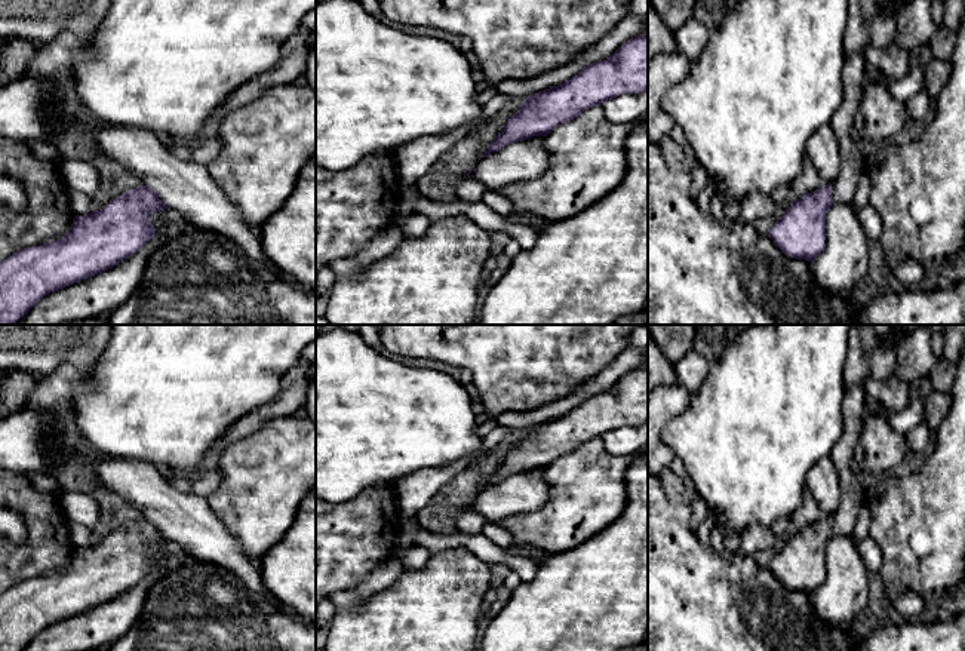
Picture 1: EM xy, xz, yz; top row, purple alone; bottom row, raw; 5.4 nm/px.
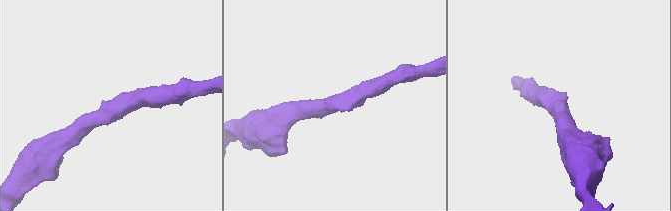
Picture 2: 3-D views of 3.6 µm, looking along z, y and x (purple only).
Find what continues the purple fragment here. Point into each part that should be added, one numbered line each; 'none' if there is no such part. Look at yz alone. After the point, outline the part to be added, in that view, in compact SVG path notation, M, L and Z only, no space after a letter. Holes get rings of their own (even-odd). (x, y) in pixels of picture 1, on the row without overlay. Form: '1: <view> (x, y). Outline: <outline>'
1: yz (853, 487). Outline: M863 384L851 387L845 393L842 414L843 414L843 434L838 445L832 449L832 460L835 461L842 488L842 500L838 510L832 515L833 535L852 537L858 512L866 504L867 480L857 476L851 470L855 446L863 430L863 411L866 406L866 394Z

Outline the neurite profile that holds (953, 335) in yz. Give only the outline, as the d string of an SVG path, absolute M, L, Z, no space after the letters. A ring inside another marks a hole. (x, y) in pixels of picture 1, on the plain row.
M944 325L941 332L944 337L943 359L958 363L965 343L965 325Z

